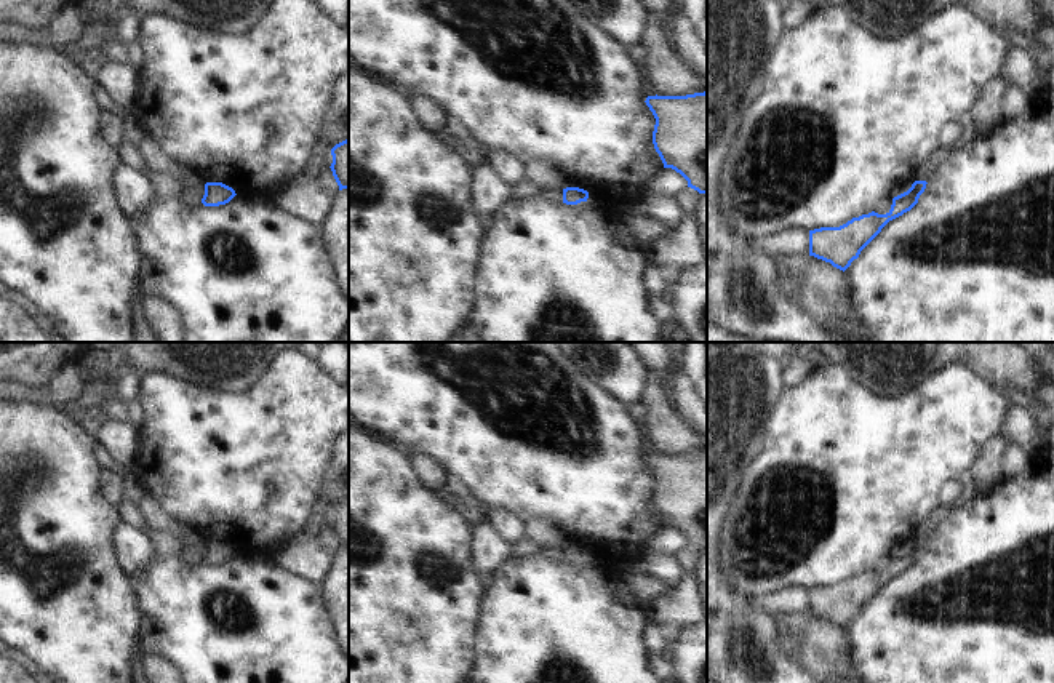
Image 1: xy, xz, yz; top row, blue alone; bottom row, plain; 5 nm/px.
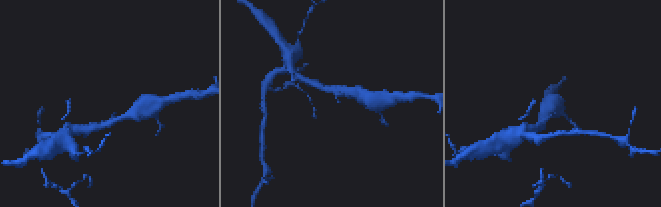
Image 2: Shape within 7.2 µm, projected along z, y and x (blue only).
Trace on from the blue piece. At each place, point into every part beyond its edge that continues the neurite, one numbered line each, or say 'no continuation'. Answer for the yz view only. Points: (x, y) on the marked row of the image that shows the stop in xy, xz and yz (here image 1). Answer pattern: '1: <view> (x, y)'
1: yz (930, 168)

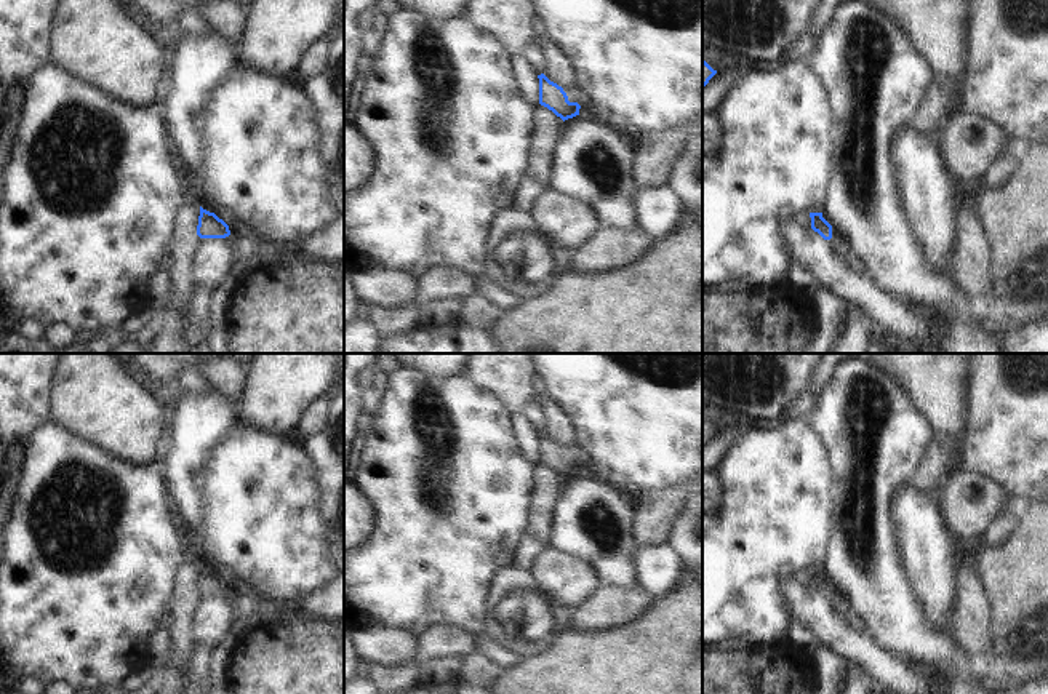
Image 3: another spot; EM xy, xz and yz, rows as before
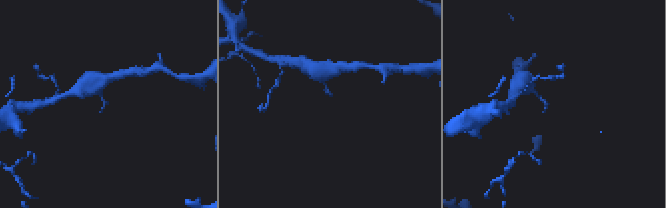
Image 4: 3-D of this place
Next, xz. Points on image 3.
1: xz (573, 95)

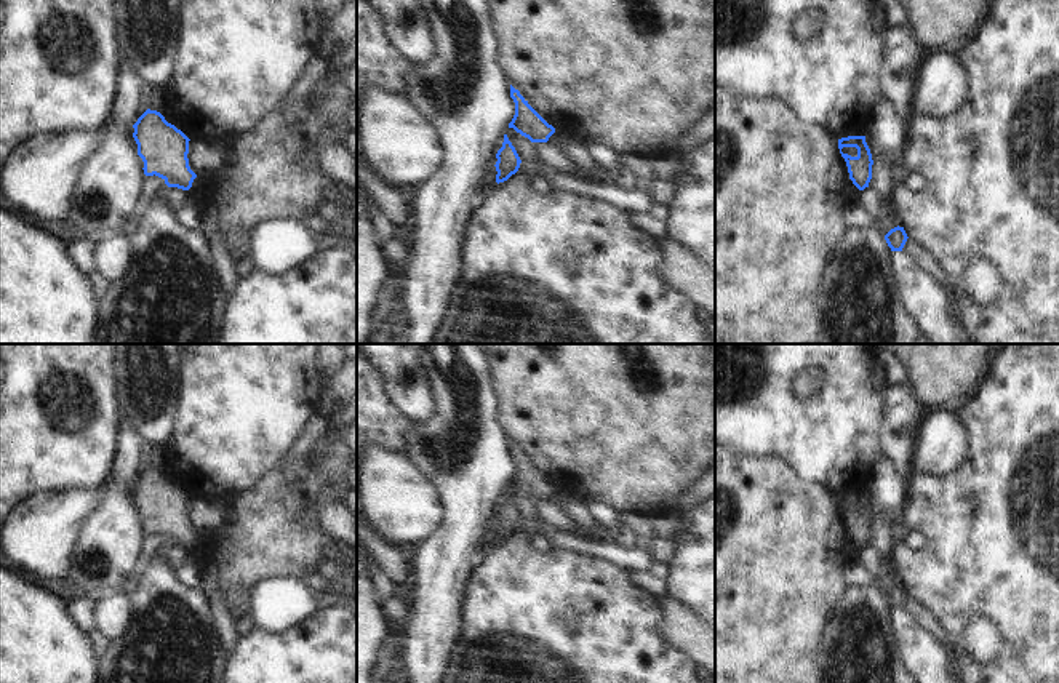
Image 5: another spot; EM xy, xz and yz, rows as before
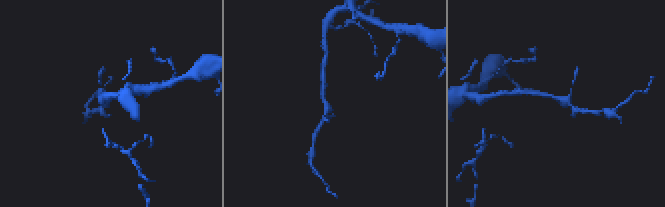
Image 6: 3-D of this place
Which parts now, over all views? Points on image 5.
no continuation

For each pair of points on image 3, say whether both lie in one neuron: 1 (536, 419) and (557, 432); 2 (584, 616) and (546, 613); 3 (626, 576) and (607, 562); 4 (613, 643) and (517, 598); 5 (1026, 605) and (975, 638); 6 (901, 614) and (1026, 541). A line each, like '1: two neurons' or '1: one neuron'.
1: two neurons
2: two neurons
3: one neuron
4: two neurons
5: two neurons
6: two neurons

